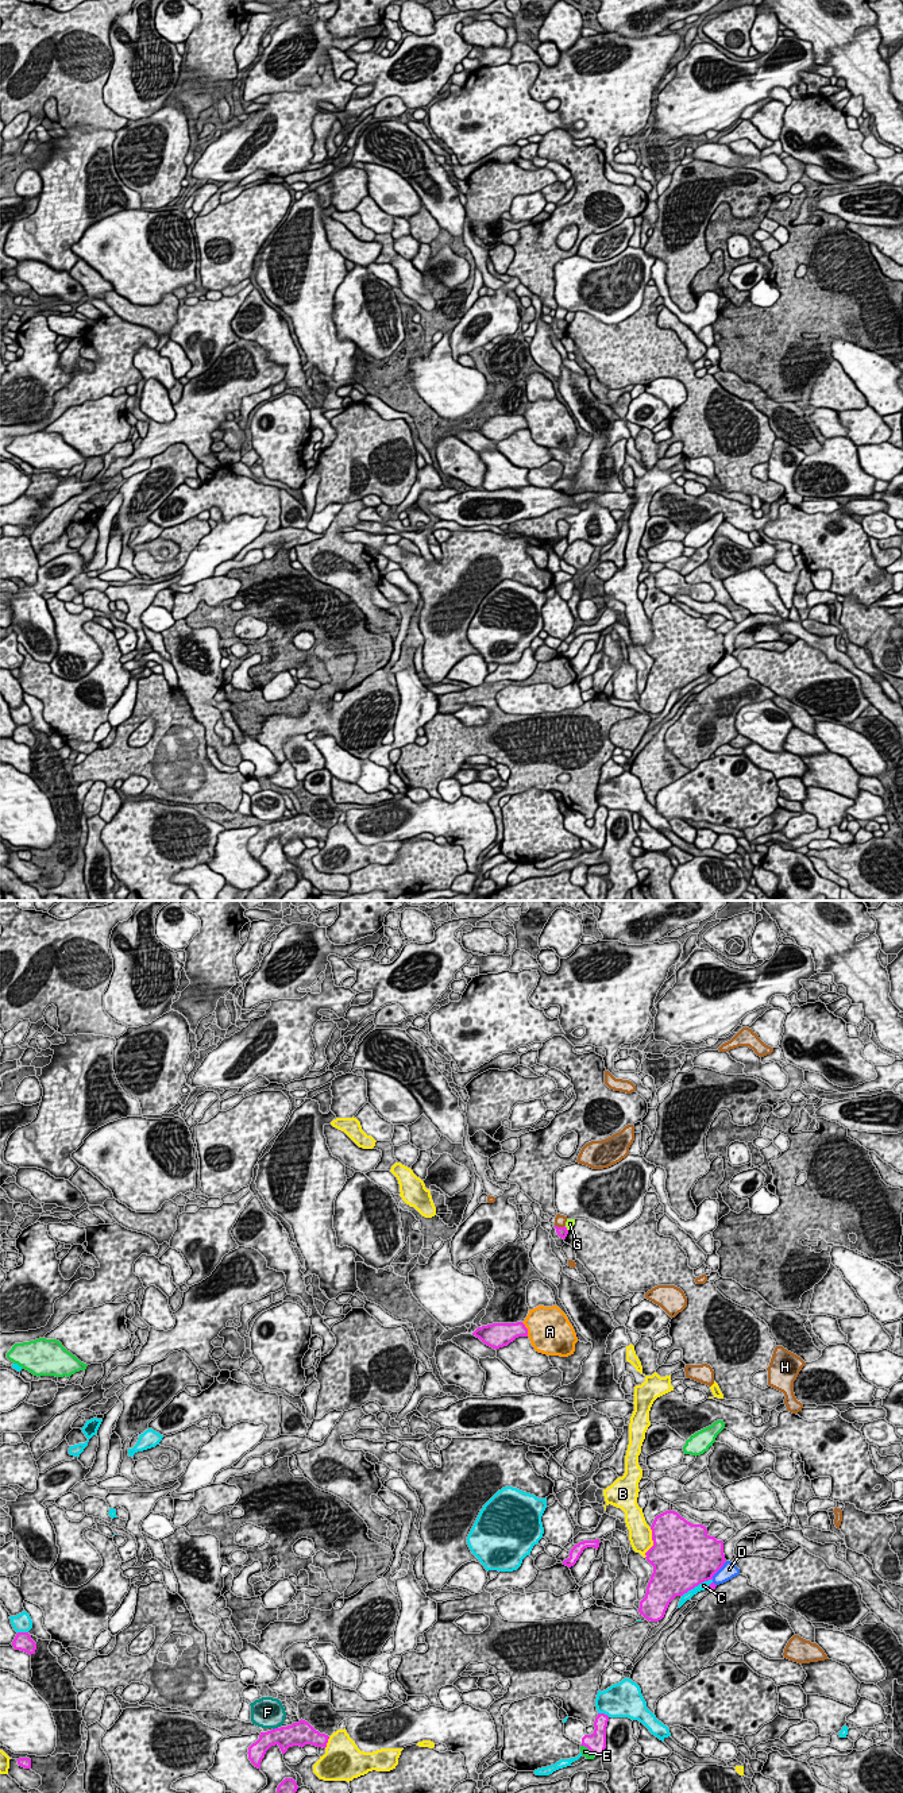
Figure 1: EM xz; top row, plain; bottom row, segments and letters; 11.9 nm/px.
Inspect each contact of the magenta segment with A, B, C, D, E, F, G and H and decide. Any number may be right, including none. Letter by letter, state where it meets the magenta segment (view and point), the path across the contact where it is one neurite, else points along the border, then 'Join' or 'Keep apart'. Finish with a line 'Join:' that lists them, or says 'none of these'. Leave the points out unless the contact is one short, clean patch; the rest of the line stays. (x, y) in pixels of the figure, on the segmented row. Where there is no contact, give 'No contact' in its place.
A: Touches magenta at xz (527, 1329). Keep apart
B: Touches magenta at xz (653, 1542). Keep apart
C: Touches magenta at xz (697, 1585). Keep apart
D: Touches magenta at xz (718, 1569). Boundary: xz (726, 1561), (712, 1579). Keep apart
E: Touches magenta at xz (587, 1747). Keep apart
F: Touches magenta at xz (274, 1728). Keep apart
G: Touches magenta at xz (566, 1229). Boundary: xz (564, 1226), (567, 1230). Keep apart
H: Touches magenta at xz (560, 1227). Keep apart
Join: none of these

